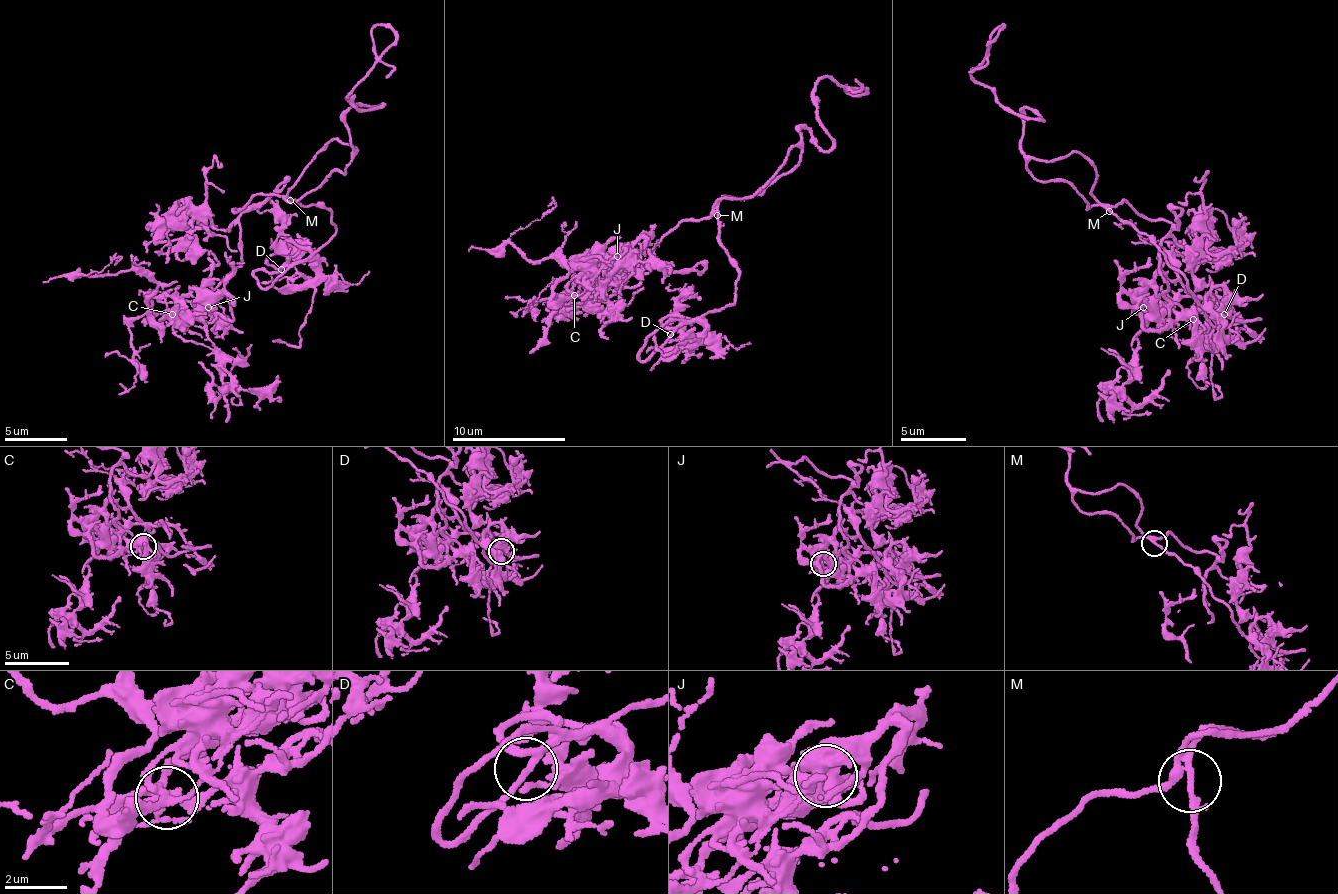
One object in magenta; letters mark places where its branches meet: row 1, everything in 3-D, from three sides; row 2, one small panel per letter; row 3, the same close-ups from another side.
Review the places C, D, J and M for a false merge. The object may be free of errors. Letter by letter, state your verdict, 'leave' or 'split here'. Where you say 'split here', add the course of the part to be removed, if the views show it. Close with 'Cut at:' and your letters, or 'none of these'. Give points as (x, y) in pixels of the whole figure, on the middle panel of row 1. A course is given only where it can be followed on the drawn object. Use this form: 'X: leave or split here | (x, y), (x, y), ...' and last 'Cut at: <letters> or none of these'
C: split here | (574, 295), (561, 303), (551, 297), (569, 272), (556, 258), (529, 261), (511, 240), (552, 207), (552, 196)
D: leave
J: leave
M: leave
Cut at: C

